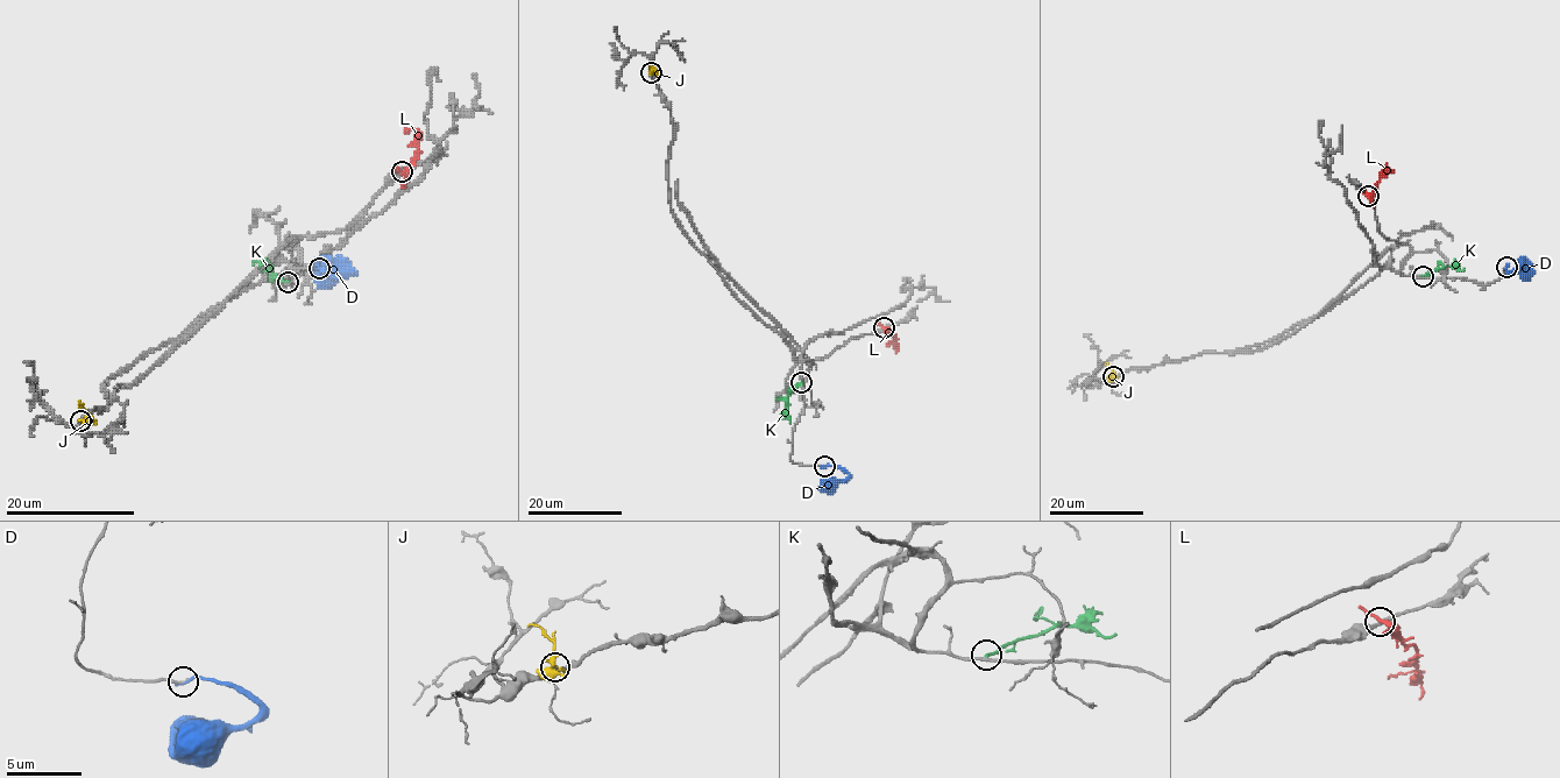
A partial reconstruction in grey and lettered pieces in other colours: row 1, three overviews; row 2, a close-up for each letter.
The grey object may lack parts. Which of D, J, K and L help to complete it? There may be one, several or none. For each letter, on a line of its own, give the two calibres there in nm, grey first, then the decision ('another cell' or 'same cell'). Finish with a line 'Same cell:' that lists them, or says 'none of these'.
D: calibres 190 and 320 nm; another cell
J: calibres 240 and 240 nm; another cell
K: calibres 190 and 220 nm; another cell
L: calibres 260 and 240 nm; another cell
Same cell: none of these

